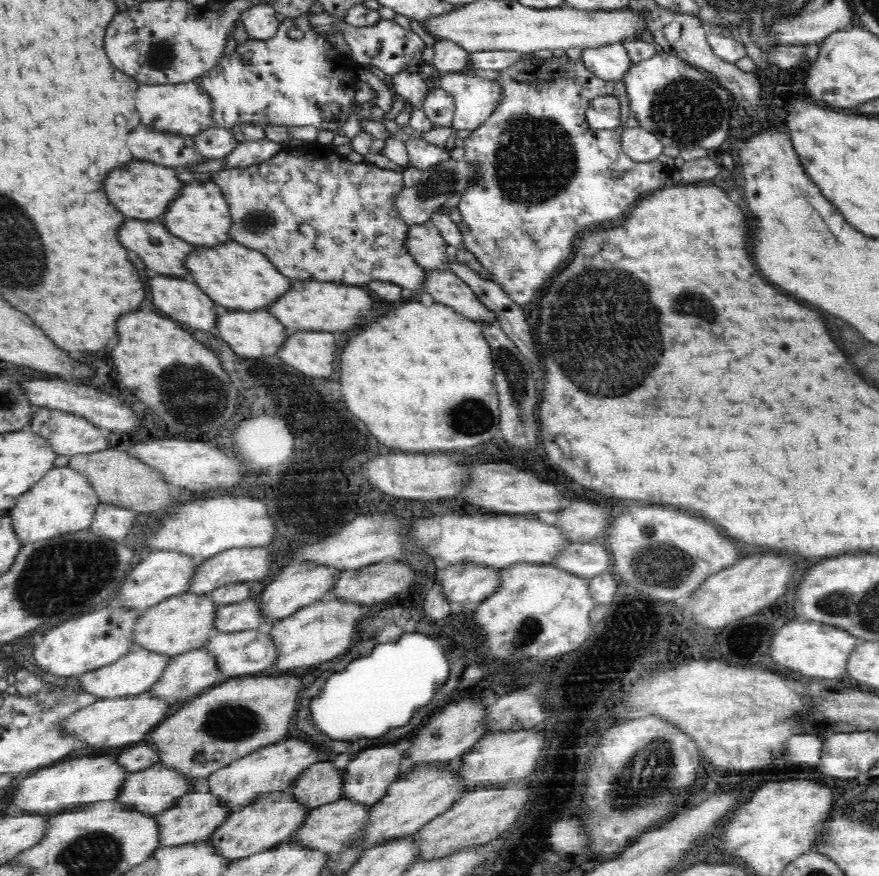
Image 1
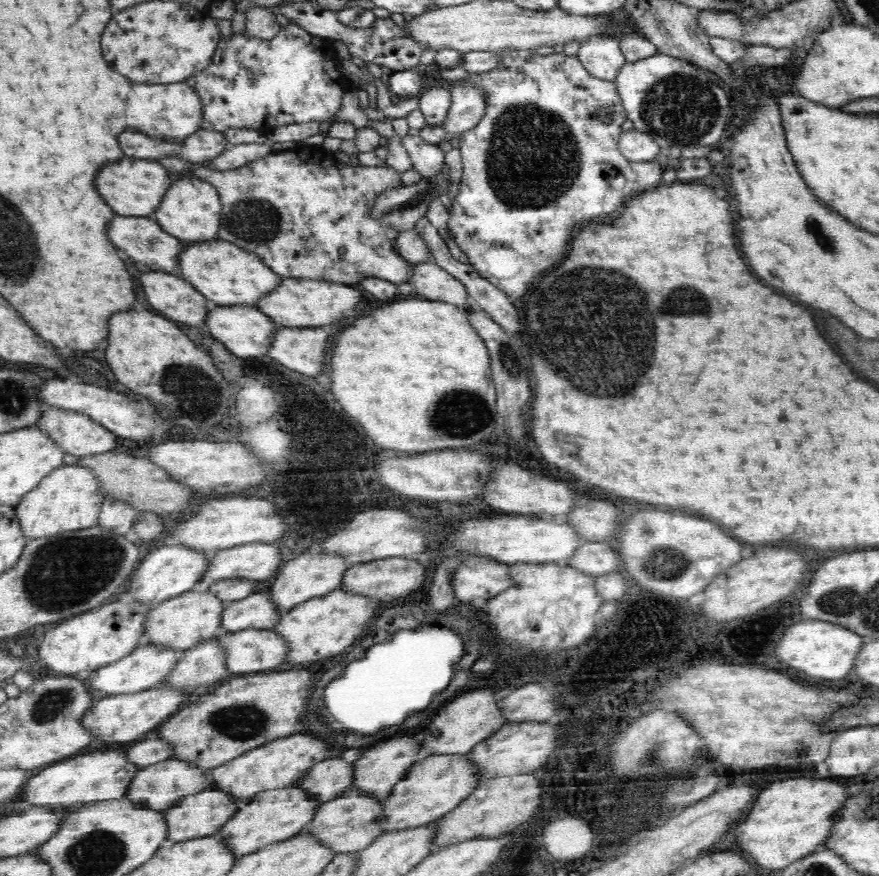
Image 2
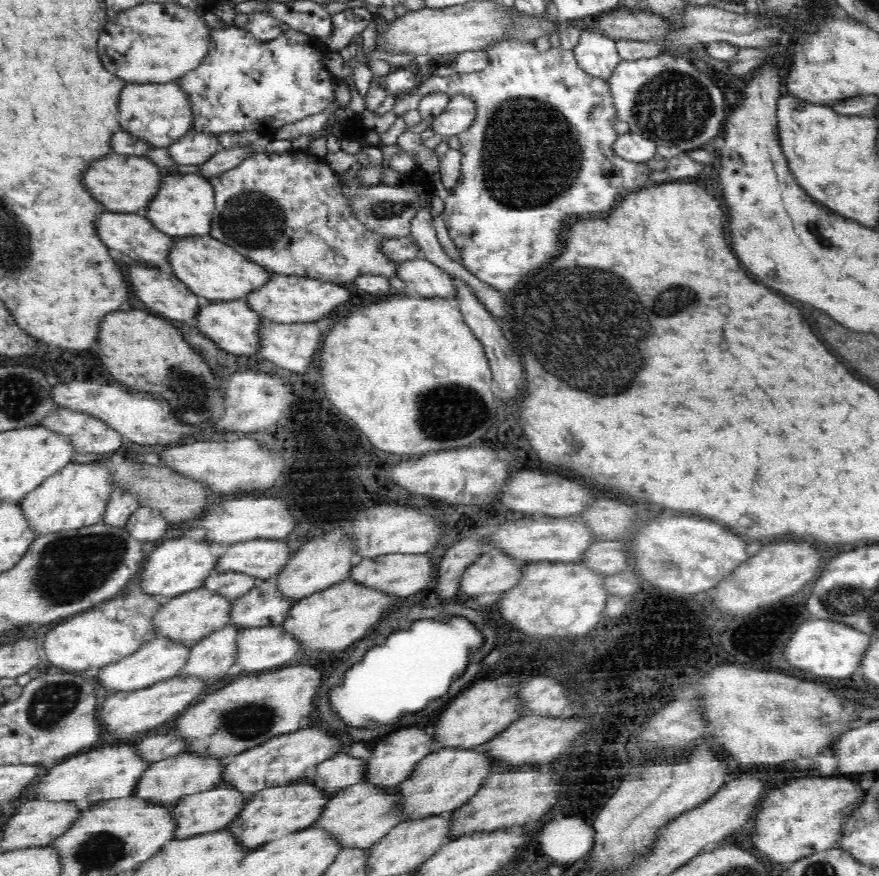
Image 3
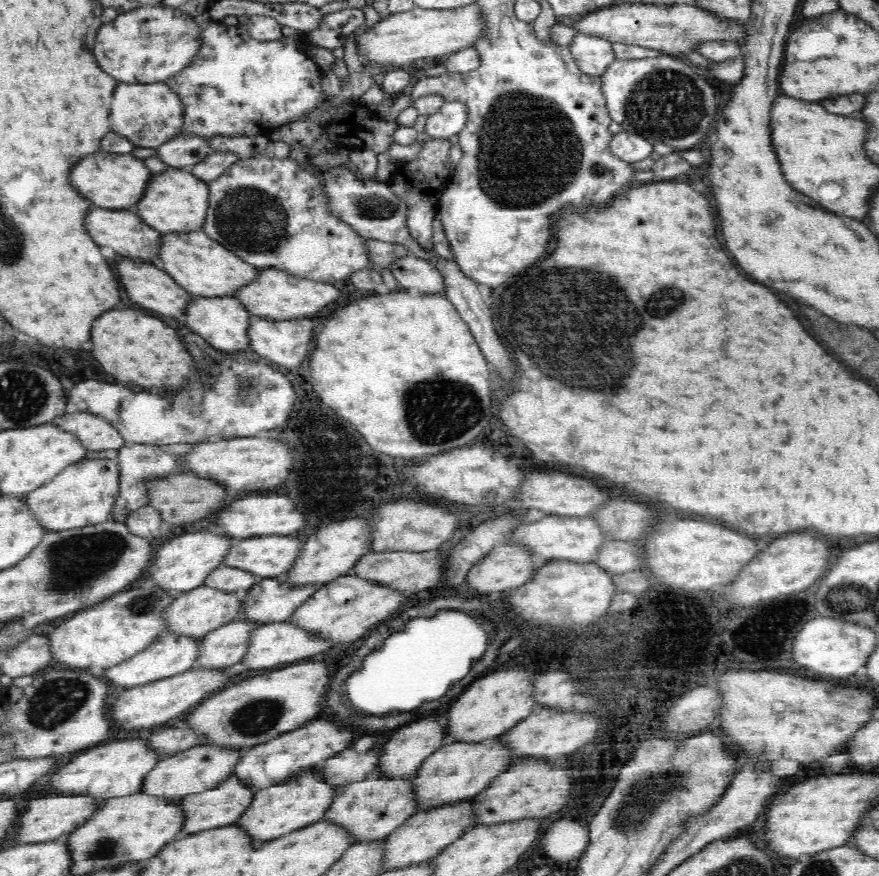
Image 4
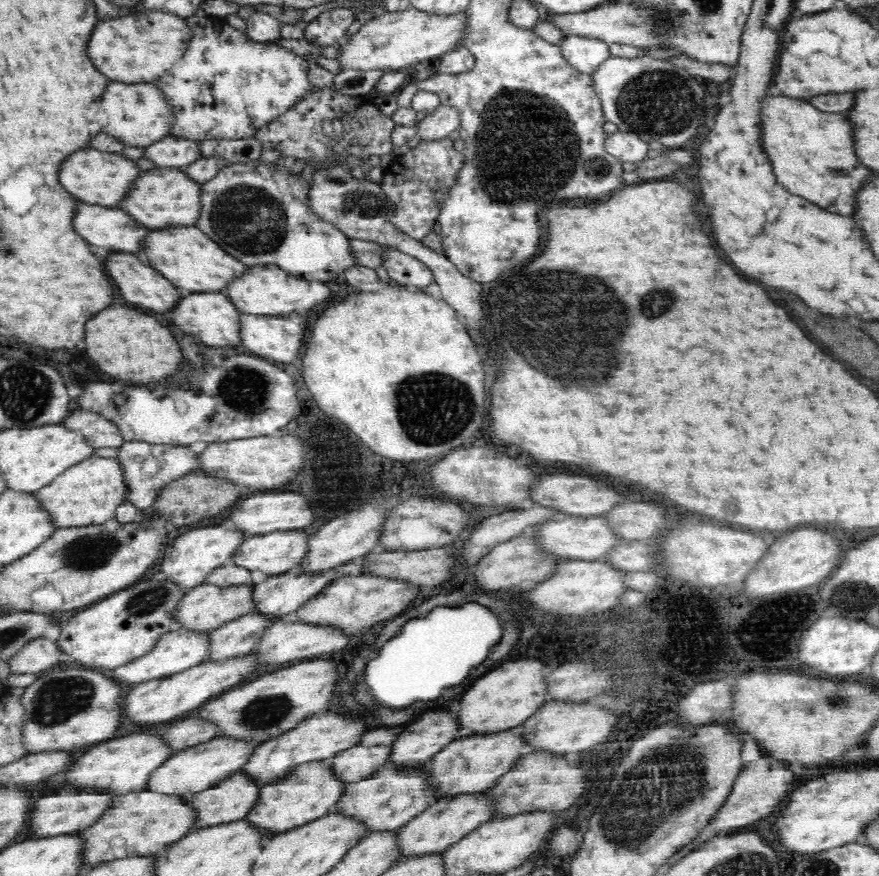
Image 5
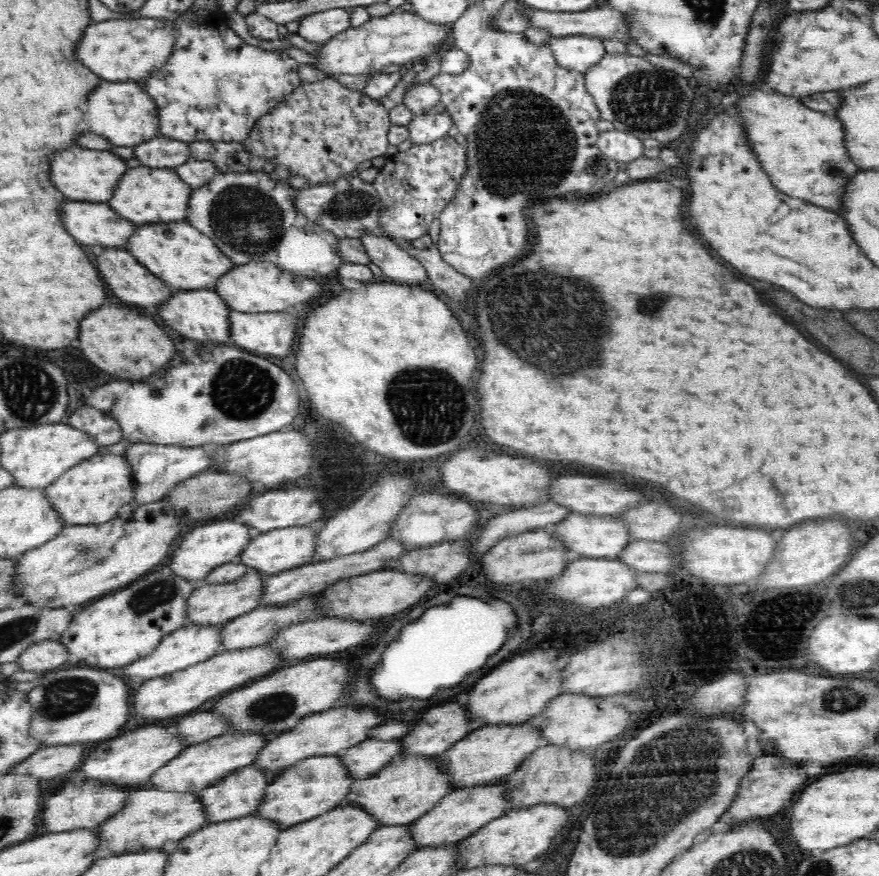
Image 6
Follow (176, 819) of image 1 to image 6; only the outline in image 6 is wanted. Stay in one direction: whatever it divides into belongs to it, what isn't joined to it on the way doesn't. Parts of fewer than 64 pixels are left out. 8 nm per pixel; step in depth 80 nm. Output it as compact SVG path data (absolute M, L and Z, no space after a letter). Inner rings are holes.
M248 765L221 779L216 785L201 790L195 794L195 798L202 807L204 826L225 823L226 820L236 820L252 814L262 800L262 788L266 788L266 779L262 771Z

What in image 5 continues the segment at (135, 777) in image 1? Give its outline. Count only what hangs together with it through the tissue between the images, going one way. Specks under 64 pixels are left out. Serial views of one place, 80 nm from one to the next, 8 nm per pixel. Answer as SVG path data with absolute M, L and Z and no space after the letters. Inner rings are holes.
M214 737L198 747L188 748L169 757L162 766L150 773L146 790L163 795L176 795L185 798L209 788L214 788L221 780L234 774L244 765L255 748L254 743L245 743L234 739Z

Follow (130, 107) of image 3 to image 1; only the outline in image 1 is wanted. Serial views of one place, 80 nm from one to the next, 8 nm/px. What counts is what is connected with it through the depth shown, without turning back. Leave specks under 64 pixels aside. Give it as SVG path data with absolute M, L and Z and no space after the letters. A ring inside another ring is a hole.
M196 81L180 84L159 84L144 86L138 92L138 112L142 114L142 124L168 132L180 132L184 136L195 136L214 127L214 105L210 93Z

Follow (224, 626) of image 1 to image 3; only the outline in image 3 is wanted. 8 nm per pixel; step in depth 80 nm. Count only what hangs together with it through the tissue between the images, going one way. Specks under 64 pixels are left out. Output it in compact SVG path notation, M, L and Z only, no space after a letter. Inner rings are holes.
M259 581L248 594L230 601L228 625L240 631L263 626L281 626L291 606L278 596L280 593L276 589L276 582Z

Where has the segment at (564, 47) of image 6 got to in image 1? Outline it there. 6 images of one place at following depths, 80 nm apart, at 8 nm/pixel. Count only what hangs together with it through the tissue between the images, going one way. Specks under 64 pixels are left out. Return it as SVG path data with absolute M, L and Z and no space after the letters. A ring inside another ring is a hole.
M622 43L585 50L582 59L590 72L609 81L623 80L634 65Z

